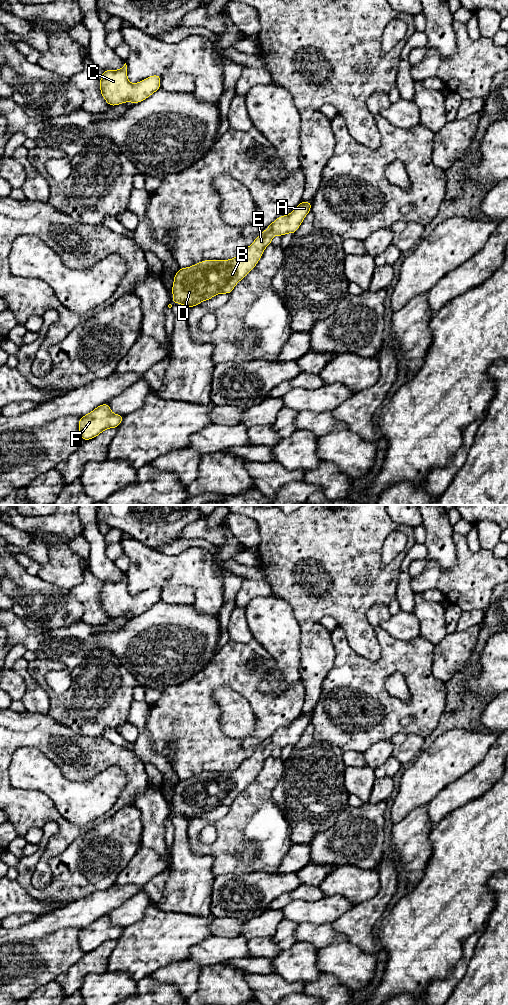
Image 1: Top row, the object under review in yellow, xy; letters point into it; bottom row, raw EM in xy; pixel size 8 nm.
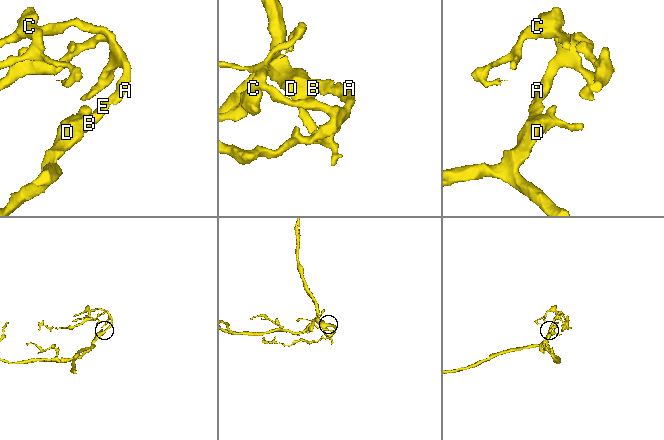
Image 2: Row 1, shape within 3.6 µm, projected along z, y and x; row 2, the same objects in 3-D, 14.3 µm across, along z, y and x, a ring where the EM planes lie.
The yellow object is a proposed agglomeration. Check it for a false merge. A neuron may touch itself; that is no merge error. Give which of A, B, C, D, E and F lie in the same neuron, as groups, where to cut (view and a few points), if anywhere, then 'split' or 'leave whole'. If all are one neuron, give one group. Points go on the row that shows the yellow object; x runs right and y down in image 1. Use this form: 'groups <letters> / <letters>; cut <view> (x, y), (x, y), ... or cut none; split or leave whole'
groups A B C D E F; cut none; leave whole

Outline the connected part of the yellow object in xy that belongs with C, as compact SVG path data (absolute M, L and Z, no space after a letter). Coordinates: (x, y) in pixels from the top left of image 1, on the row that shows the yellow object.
M126 63L119 70L103 70L100 92L109 106L124 102L137 104L160 89L160 75L152 75L136 84L129 82Z

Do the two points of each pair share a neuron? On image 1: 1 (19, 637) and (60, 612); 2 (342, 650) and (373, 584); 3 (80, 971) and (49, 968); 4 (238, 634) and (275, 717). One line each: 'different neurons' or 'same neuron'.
1: different neurons
2: different neurons
3: different neurons
4: different neurons

